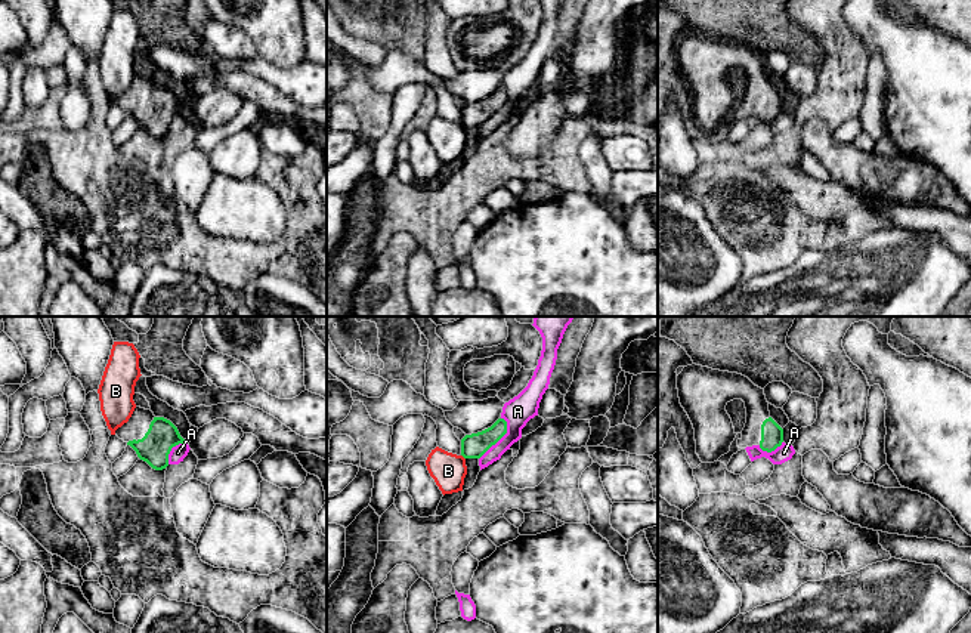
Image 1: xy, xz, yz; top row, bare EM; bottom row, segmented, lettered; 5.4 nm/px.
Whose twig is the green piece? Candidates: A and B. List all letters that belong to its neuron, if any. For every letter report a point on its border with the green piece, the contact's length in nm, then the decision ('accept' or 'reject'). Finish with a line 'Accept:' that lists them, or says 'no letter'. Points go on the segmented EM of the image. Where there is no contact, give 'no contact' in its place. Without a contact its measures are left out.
A: xz (500, 438) | 260 nm | reject
B: xz (463, 456) | 40 nm | reject
Accept: no letter

